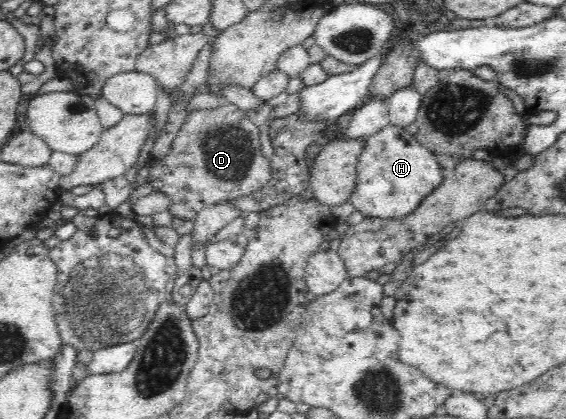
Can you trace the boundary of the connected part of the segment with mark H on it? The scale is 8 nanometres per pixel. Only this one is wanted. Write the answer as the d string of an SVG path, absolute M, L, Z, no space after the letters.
M388 124L366 138L357 164L357 184L349 202L365 217L398 219L420 206L424 198L444 182L443 168L435 154L420 144L415 135L399 126Z

